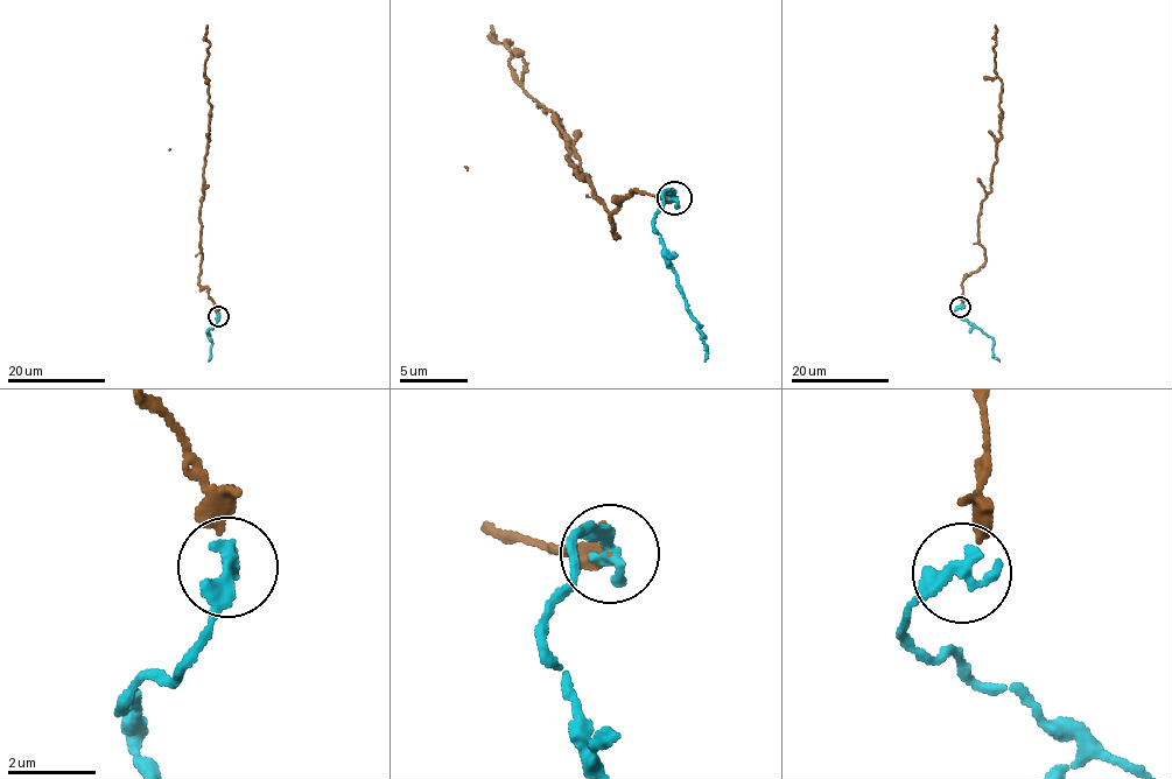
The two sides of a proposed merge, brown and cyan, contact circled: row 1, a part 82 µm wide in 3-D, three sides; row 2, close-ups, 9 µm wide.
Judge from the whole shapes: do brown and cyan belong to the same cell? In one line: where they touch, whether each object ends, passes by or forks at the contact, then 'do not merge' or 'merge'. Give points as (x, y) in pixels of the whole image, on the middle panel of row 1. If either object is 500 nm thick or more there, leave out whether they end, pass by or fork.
at (674, 198); brown ends there; cyan ends there; do not merge

